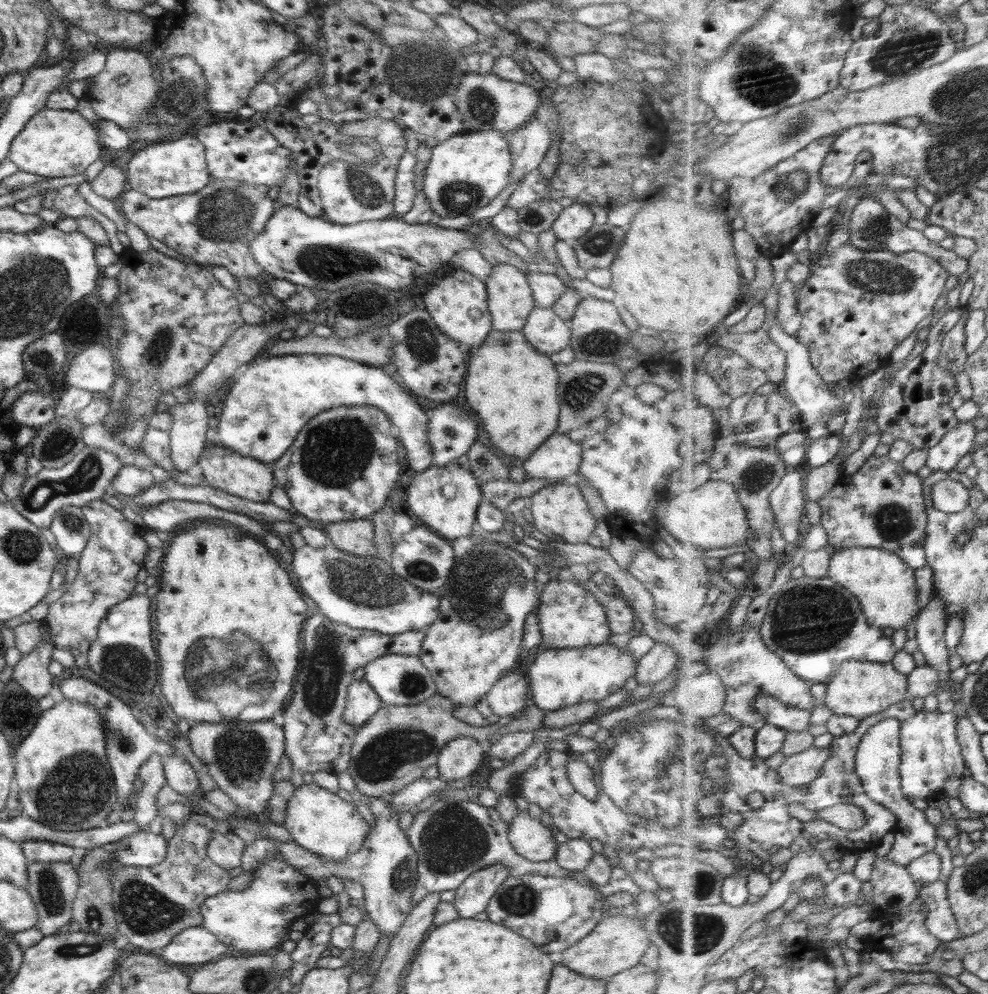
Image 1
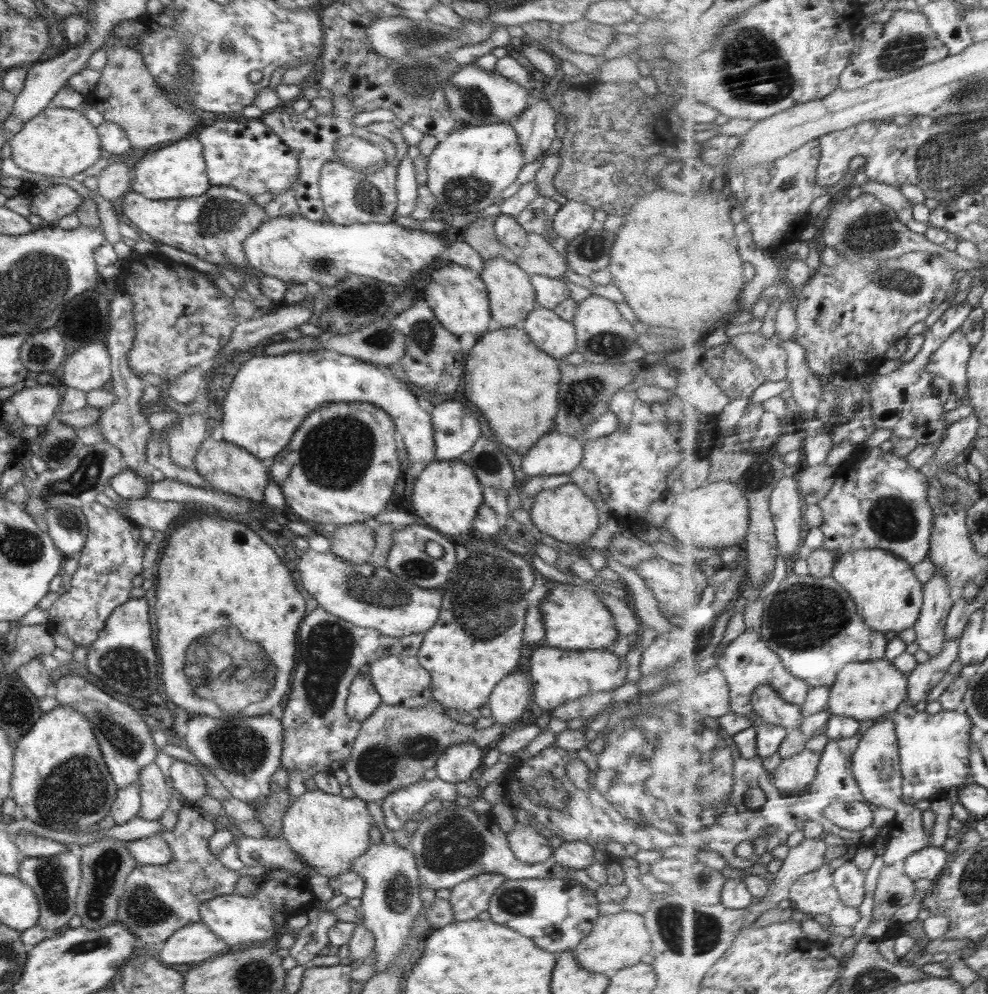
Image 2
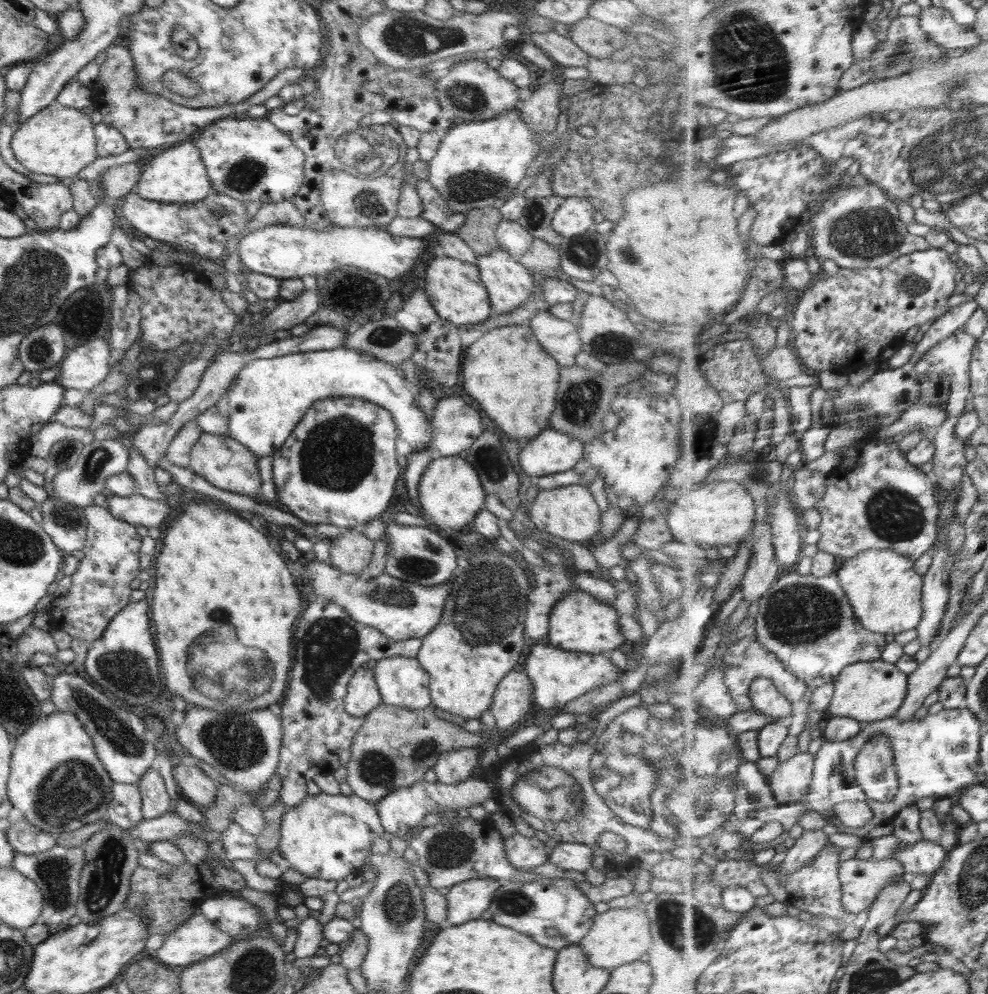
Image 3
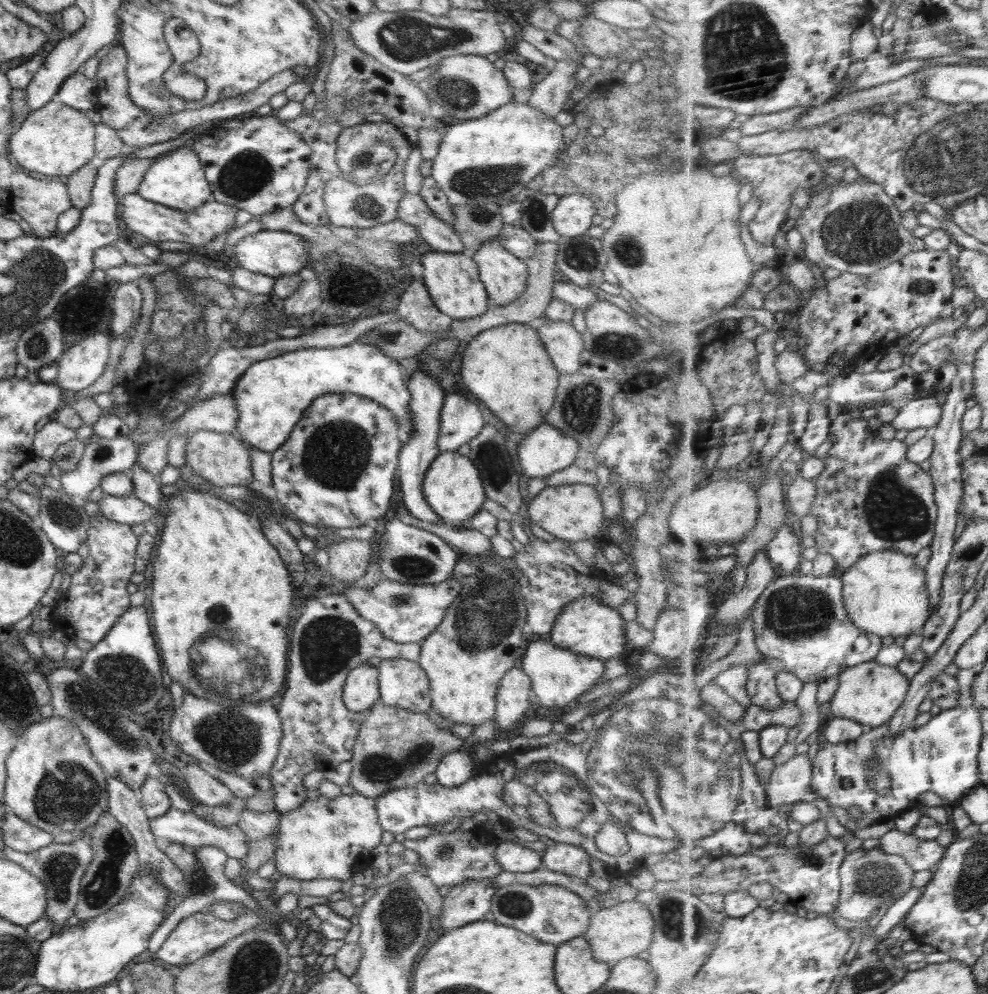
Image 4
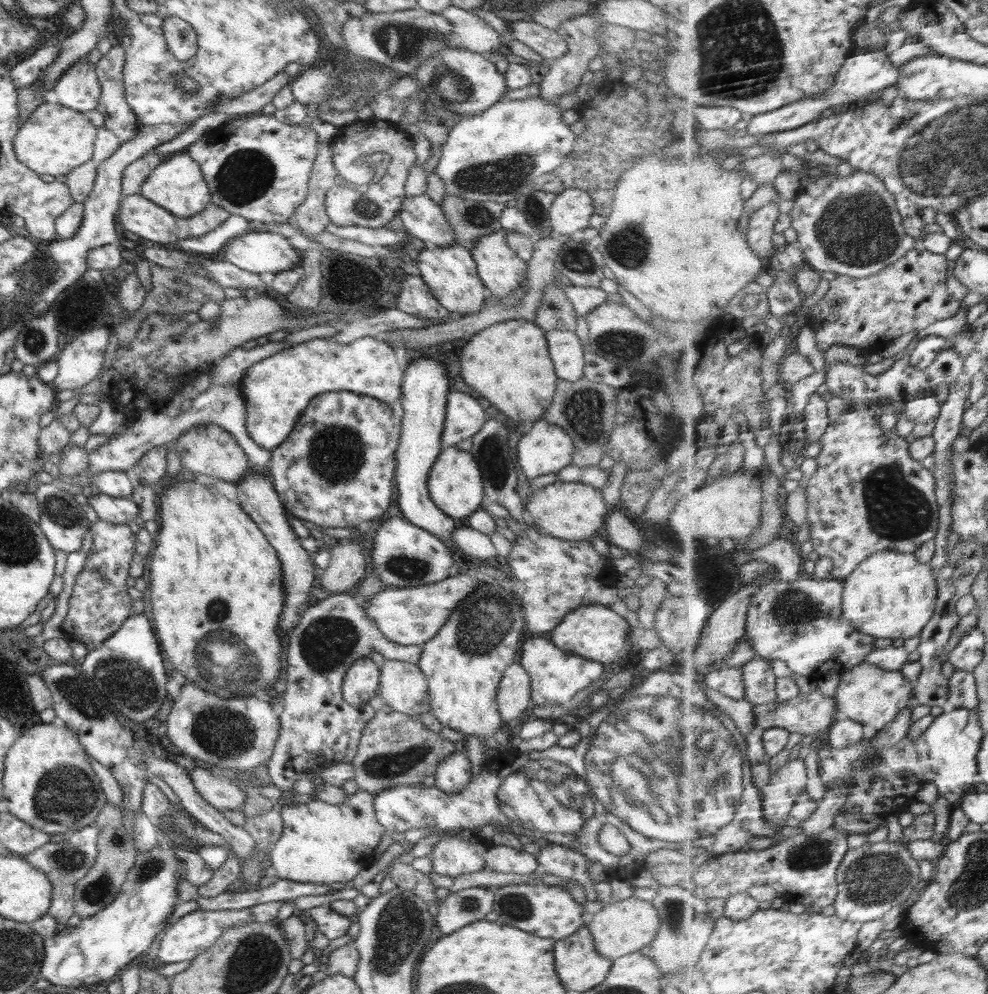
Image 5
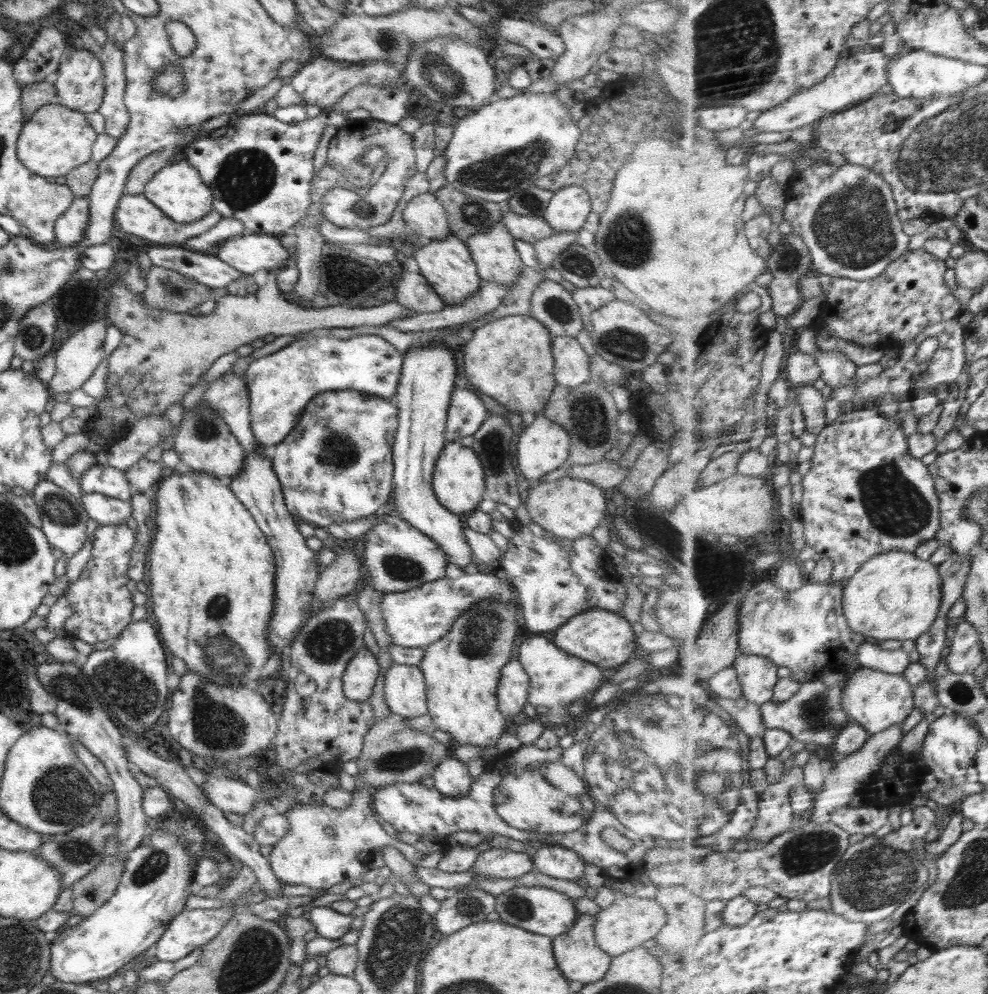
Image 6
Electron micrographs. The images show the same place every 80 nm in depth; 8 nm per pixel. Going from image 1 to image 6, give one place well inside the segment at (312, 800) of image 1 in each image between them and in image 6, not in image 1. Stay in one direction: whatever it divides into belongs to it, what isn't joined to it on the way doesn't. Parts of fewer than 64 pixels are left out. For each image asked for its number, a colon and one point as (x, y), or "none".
2: (328, 832)
3: (326, 836)
4: (326, 838)
5: (321, 843)
6: (307, 855)

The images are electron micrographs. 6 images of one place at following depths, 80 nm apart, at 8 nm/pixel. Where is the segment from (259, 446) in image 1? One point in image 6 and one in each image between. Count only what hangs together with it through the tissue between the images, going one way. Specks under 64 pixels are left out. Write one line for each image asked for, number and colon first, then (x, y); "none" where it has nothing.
2: (269, 397)
3: (267, 398)
4: (271, 395)
5: (276, 390)
6: (280, 385)

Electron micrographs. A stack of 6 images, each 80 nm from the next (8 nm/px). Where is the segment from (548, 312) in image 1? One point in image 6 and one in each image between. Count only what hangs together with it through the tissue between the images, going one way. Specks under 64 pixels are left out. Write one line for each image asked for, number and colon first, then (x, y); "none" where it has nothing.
2: (554, 336)
3: (560, 339)
4: (564, 344)
5: (565, 350)
6: (572, 369)

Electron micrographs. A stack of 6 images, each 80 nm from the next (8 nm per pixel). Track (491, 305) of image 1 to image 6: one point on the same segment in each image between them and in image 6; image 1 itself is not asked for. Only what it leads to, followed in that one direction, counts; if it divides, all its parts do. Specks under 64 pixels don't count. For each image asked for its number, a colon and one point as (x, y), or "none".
2: (511, 297)
3: (509, 284)
4: (504, 276)
5: (500, 268)
6: (493, 250)

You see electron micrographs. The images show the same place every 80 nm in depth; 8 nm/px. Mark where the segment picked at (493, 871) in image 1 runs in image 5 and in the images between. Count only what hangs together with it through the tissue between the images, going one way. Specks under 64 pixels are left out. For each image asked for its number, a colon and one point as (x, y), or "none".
2: (468, 899)
3: (466, 901)
4: (467, 902)
5: (459, 909)

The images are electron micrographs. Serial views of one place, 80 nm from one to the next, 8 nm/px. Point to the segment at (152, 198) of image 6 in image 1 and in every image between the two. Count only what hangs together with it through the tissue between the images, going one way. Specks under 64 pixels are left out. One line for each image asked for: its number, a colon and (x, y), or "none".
1: (178, 166)
2: (178, 171)
3: (177, 175)
4: (176, 179)
5: (177, 184)

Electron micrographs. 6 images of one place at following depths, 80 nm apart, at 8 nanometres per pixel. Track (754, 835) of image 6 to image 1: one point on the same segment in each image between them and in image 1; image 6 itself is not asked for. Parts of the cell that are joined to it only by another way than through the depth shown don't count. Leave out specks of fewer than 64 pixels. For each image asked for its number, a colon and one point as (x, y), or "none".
1: (802, 769)
2: (794, 775)
3: (791, 782)
4: (791, 783)
5: (787, 786)

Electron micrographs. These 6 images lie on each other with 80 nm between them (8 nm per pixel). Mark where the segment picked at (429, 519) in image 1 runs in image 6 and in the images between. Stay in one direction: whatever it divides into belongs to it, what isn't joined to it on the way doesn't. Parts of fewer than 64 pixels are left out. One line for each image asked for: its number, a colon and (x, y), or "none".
2: (446, 494)
3: (450, 494)
4: (452, 487)
5: (455, 484)
6: (458, 483)

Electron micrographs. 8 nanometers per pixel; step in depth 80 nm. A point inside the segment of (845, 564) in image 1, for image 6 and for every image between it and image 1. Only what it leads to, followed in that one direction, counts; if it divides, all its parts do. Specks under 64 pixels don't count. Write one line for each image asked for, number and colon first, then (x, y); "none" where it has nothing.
2: (890, 596)
3: (887, 592)
4: (887, 593)
5: (891, 595)
6: (897, 595)

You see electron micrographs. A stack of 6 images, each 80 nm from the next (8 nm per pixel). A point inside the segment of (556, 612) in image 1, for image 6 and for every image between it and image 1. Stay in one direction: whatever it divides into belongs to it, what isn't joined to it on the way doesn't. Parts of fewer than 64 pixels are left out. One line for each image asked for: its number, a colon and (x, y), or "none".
2: (574, 617)
3: (579, 622)
4: (585, 626)
5: (591, 631)
6: (604, 638)

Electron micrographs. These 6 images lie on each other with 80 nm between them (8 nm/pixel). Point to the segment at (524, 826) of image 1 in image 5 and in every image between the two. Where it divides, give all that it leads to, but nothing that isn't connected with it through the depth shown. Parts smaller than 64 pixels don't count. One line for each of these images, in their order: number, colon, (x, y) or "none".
2: (529, 846)
3: (525, 853)
4: (511, 855)
5: (499, 858)

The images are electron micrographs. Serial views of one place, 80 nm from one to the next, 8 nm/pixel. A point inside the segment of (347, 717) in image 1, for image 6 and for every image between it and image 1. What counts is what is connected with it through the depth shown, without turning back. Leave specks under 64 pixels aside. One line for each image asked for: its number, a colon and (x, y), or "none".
2: (362, 700)
3: (362, 696)
4: (361, 689)
5: (361, 680)
6: (360, 676)

